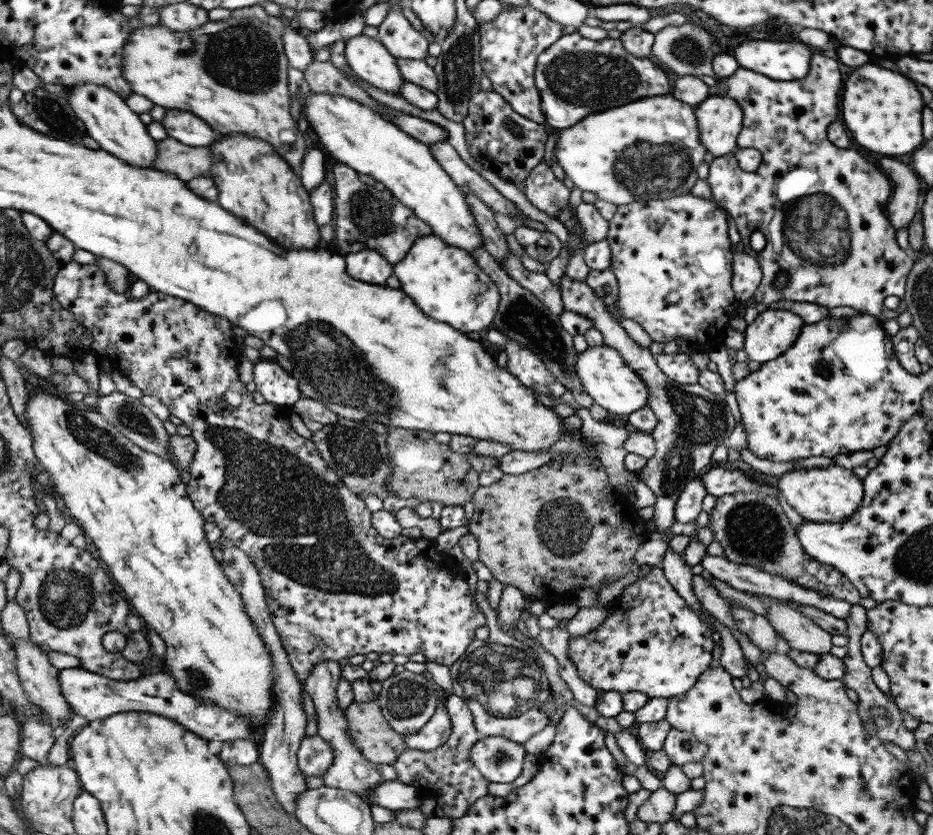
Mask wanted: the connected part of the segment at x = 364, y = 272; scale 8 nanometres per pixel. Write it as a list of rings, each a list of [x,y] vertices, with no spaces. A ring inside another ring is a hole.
[[[363,250],[346,257],[348,274],[362,282],[375,285],[387,285],[393,276],[393,266],[375,250]]]

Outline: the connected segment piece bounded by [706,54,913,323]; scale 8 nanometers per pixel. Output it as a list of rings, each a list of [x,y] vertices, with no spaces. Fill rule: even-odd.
[[[812,54],[812,57],[810,58],[810,67],[809,67],[808,73],[803,78],[800,78],[799,80],[780,81],[780,80],[770,79],[769,77],[763,76],[763,74],[756,73],[755,71],[752,71],[752,70],[747,70],[746,68],[743,68],[743,67],[739,67],[737,70],[735,70],[735,72],[731,76],[727,76],[725,78],[717,78],[717,84],[719,85],[719,90],[721,91],[719,91],[719,93],[716,93],[714,95],[727,95],[729,98],[732,98],[741,107],[740,111],[743,113],[742,129],[738,132],[738,135],[736,138],[736,148],[737,149],[755,148],[755,150],[759,150],[762,156],[762,160],[758,169],[752,172],[744,172],[743,170],[739,169],[739,166],[737,165],[737,161],[735,160],[735,156],[733,155],[733,153],[724,154],[723,156],[720,156],[720,157],[713,157],[713,159],[708,164],[708,175],[706,177],[706,182],[710,188],[712,200],[719,207],[727,211],[727,213],[729,213],[729,216],[733,219],[733,222],[735,223],[735,228],[739,233],[739,237],[741,237],[741,240],[739,242],[741,242],[744,252],[750,251],[751,249],[749,244],[749,237],[751,232],[753,232],[753,230],[758,230],[759,232],[763,233],[763,235],[765,236],[766,247],[763,247],[763,250],[761,250],[761,252],[750,252],[752,258],[755,258],[755,260],[758,262],[760,272],[762,273],[762,278],[761,278],[761,281],[759,282],[759,287],[757,287],[757,289],[755,290],[752,296],[752,301],[751,301],[752,304],[756,304],[756,303],[772,304],[772,302],[775,302],[775,303],[777,302],[781,304],[785,301],[791,301],[791,302],[810,302],[813,304],[818,304],[819,306],[824,306],[825,308],[828,308],[828,309],[830,309],[831,307],[833,308],[849,307],[849,308],[852,308],[853,310],[856,310],[856,312],[860,312],[861,315],[874,316],[875,318],[878,318],[882,323],[884,320],[889,320],[889,318],[896,318],[896,316],[899,316],[899,314],[901,314],[903,311],[906,310],[906,305],[902,302],[902,296],[905,294],[904,292],[905,282],[907,282],[907,274],[909,274],[909,270],[911,270],[911,266],[913,266],[913,260],[911,260],[911,258],[909,258],[909,256],[907,256],[907,254],[905,254],[905,252],[901,250],[901,248],[899,248],[899,246],[897,245],[897,242],[895,241],[896,239],[895,229],[893,229],[891,224],[889,224],[889,220],[887,219],[887,216],[886,216],[886,206],[888,204],[889,197],[891,196],[891,193],[892,193],[892,183],[890,182],[890,178],[883,171],[879,172],[879,168],[875,168],[873,164],[869,164],[869,162],[865,162],[865,158],[861,158],[861,156],[859,156],[859,154],[857,154],[855,150],[851,150],[849,148],[844,148],[844,149],[837,148],[827,140],[826,128],[830,122],[835,121],[835,118],[837,118],[837,108],[839,108],[839,102],[837,102],[837,100],[839,100],[839,92],[842,90],[841,84],[843,83],[841,80],[841,72],[839,72],[839,68],[837,67],[839,66],[839,64],[837,64],[837,61],[838,60],[835,58],[829,58],[821,54]],[[783,196],[785,196],[787,200],[795,200],[795,198],[799,198],[799,199],[793,202],[793,204],[790,204],[789,202],[781,202],[781,205],[779,203],[779,206],[777,206],[777,202],[779,202],[779,200],[781,200]],[[777,273],[783,273],[783,275],[787,275],[787,286],[785,286],[783,290],[775,290],[775,288],[773,288],[773,281],[775,281],[775,277],[777,277]],[[886,296],[897,296],[900,299],[899,304],[895,309],[889,309],[883,305],[883,299]]]

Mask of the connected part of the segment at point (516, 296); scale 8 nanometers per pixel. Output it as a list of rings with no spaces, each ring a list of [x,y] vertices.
[[[483,246],[471,252],[470,256],[476,259],[479,268],[482,268],[482,271],[486,272],[491,280],[494,280],[495,287],[498,288],[498,293],[501,295],[498,310],[492,321],[495,329],[499,330],[506,339],[515,340],[518,344],[521,344],[531,352],[533,357],[537,357],[543,362],[545,368],[556,380],[557,387],[565,388],[567,392],[570,390],[583,391],[584,388],[574,369],[578,354],[573,349],[572,337],[563,330],[558,316],[551,314],[548,308],[538,298],[535,298],[529,290],[521,288],[515,280],[511,280]]]

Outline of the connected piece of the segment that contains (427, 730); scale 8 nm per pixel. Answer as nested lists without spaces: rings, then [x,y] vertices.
[[[440,702],[434,718],[431,718],[419,733],[405,736],[405,744],[411,750],[433,751],[447,743],[449,733],[451,733],[451,722],[447,716],[447,708]]]

